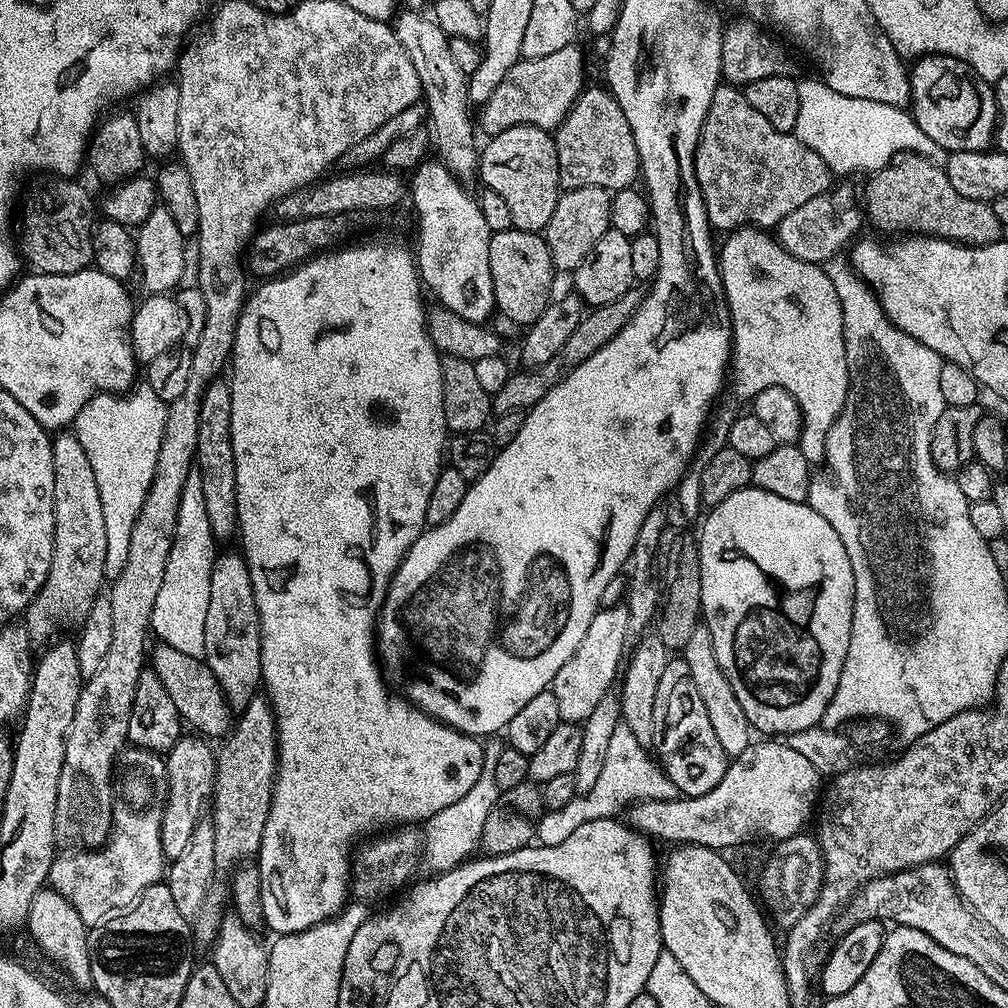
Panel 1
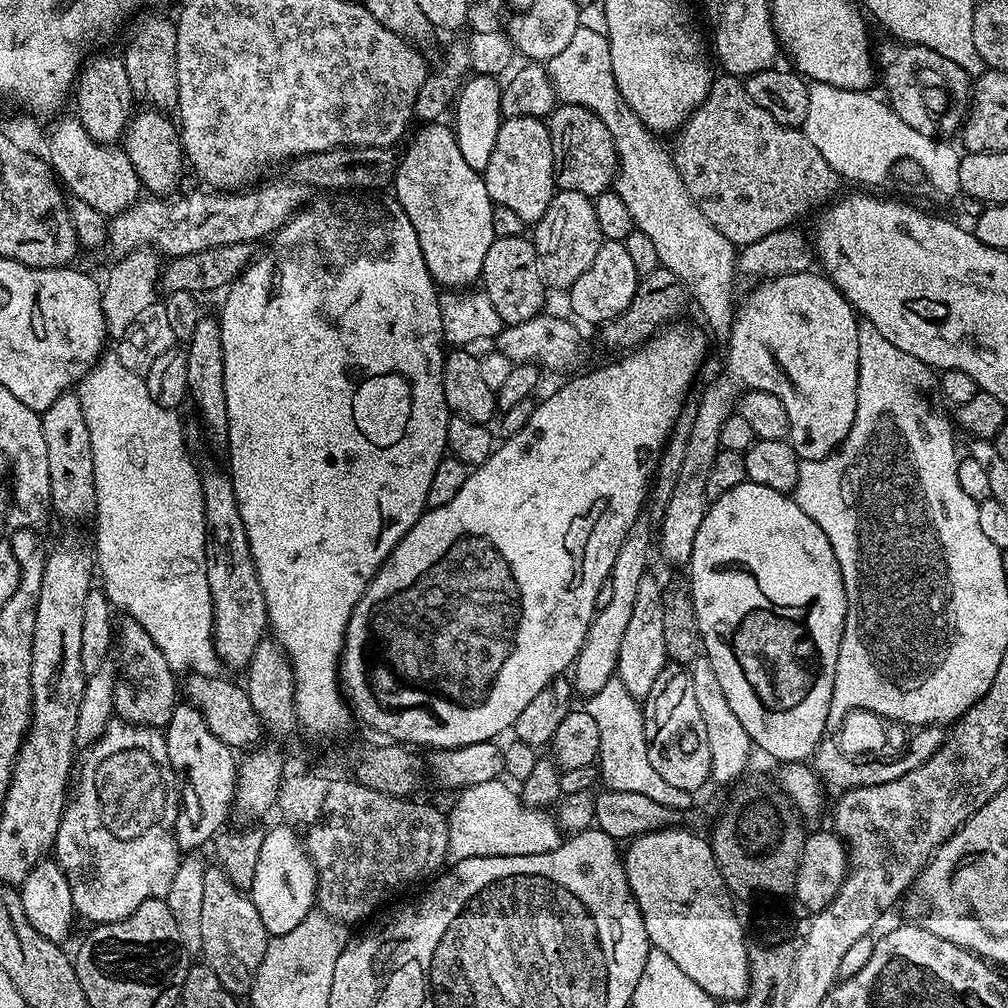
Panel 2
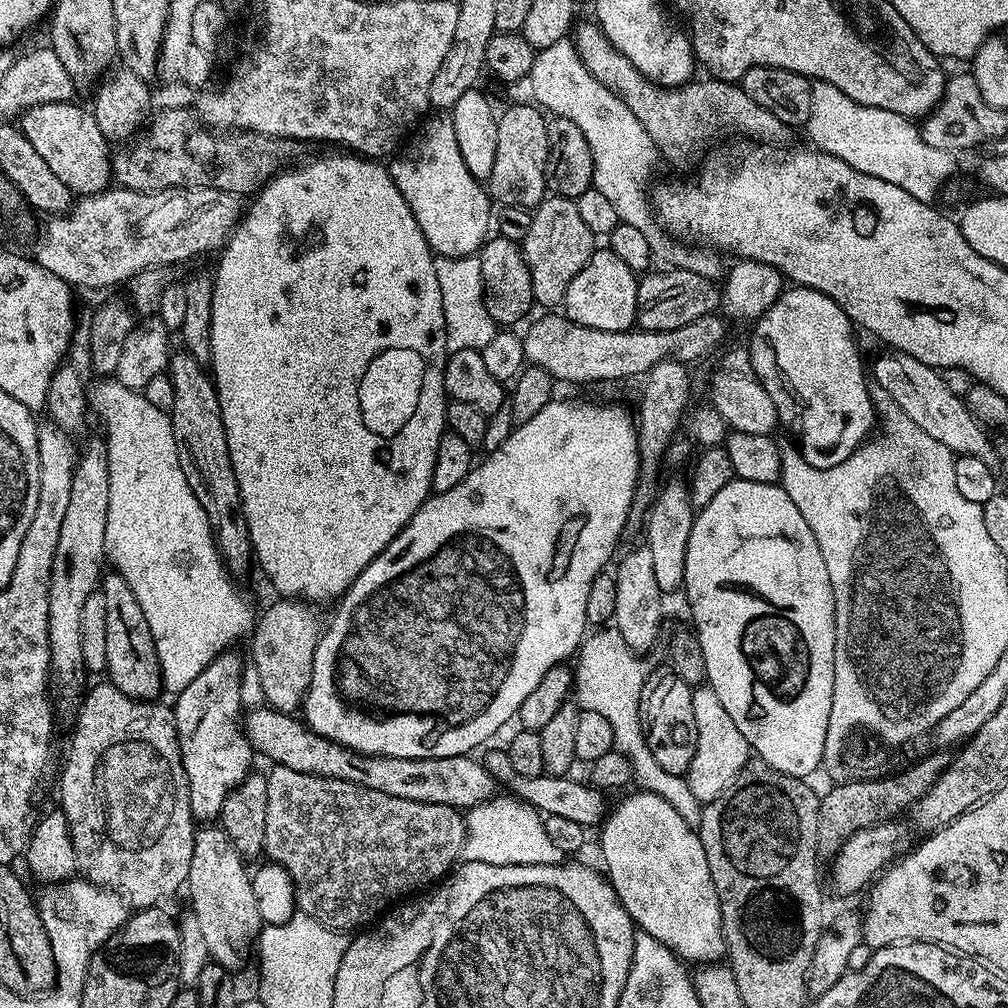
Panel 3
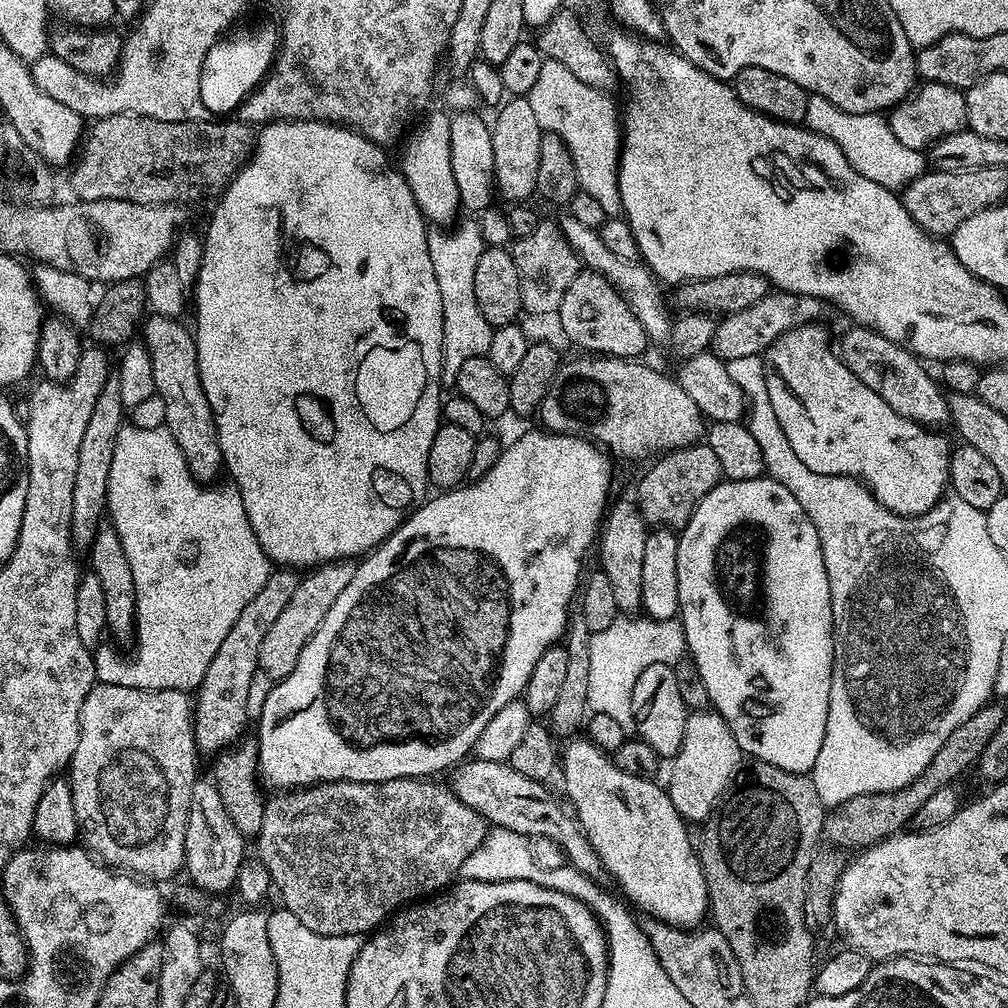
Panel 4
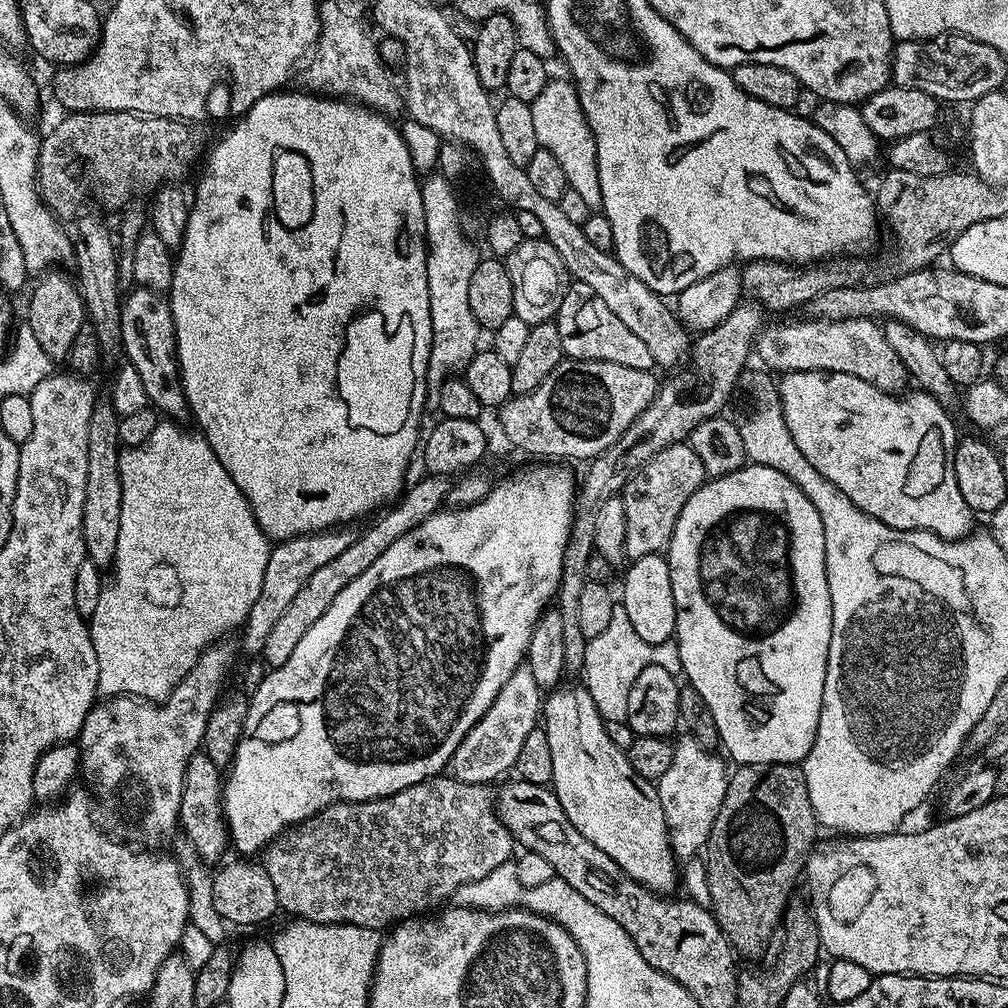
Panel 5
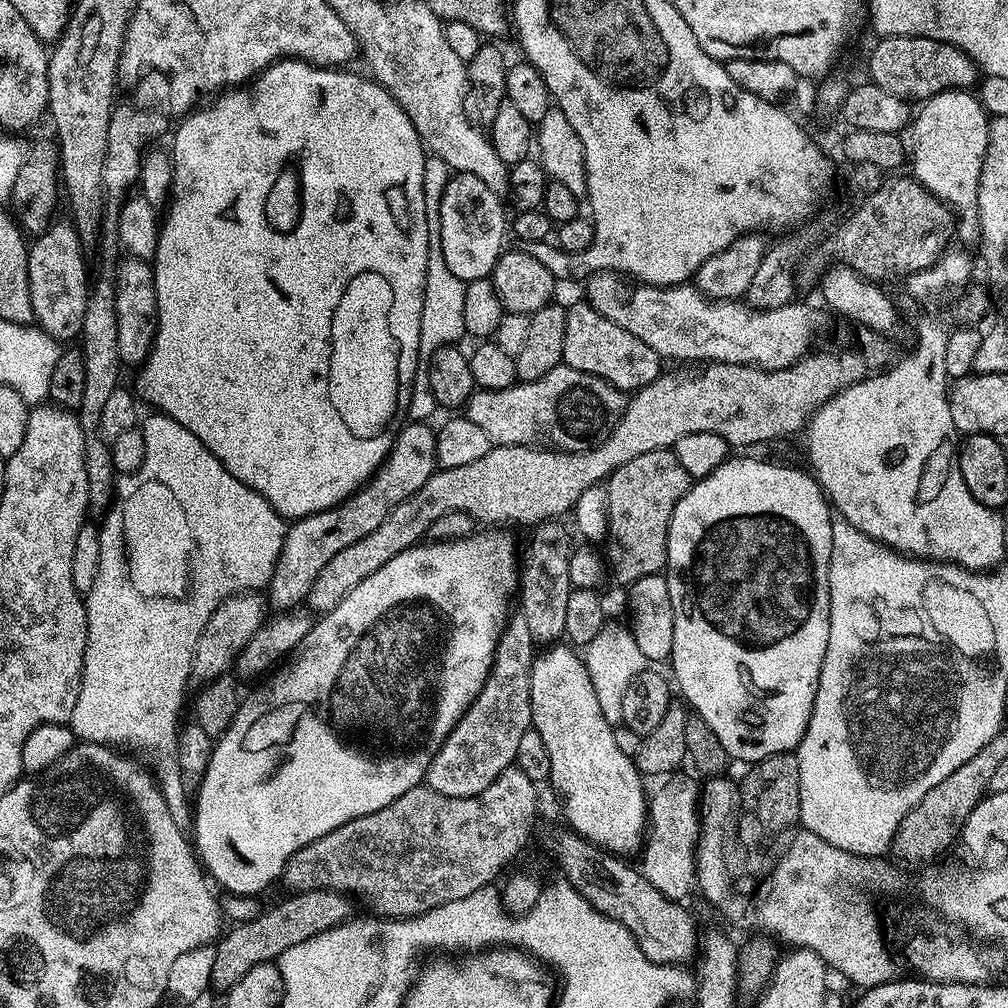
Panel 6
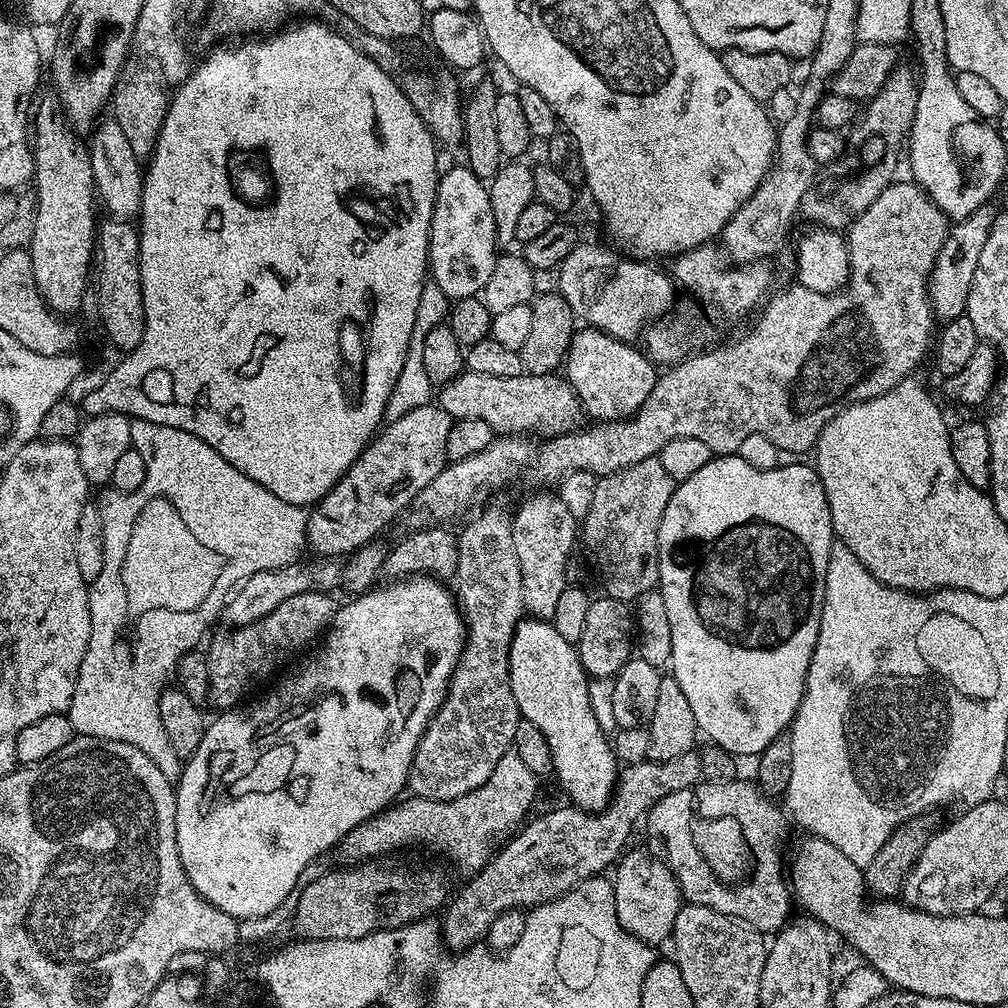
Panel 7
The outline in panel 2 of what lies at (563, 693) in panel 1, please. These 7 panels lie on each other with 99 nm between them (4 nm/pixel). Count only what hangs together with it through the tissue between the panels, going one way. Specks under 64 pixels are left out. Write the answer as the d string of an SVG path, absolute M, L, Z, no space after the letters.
M642 514L630 526L630 534L626 534L626 542L618 549L618 558L614 558L610 583L612 593L610 602L598 609L592 617L592 624L580 653L570 669L572 687L581 697L587 698L594 695L606 682L616 676L616 663L618 650L622 646L622 638L626 635L626 625L630 622L630 613L634 610L634 598L638 598L638 582L643 576L649 575L648 559L654 556L654 520L651 515Z

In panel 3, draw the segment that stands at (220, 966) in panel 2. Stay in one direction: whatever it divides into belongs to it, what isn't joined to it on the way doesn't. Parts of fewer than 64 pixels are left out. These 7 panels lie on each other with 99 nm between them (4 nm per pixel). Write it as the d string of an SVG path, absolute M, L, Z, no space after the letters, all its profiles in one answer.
M219 826L195 829L194 854L190 858L190 874L186 893L192 899L191 915L198 918L211 963L237 970L244 964L248 951L253 951L262 927L252 889L252 876L244 869L245 857L226 838Z

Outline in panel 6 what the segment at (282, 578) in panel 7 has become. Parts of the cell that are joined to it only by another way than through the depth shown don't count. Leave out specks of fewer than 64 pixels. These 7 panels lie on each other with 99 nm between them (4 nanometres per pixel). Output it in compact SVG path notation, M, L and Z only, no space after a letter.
M256 590L238 592L222 601L214 610L214 614L210 614L206 626L202 626L202 634L196 643L196 653L192 656L191 679L207 682L225 675L235 665L246 642L254 638L254 634L264 623L264 608L266 609L265 597Z

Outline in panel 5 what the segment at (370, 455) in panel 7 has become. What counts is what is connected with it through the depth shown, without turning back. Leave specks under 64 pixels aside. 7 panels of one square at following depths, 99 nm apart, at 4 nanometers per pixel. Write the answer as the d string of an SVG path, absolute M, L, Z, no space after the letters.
M340 526L335 530L308 532L304 536L279 541L269 551L266 574L262 577L262 590L258 590L258 599L254 602L254 606L250 606L250 614L244 620L242 631L239 633L243 655L245 652L248 656L259 657L263 653L266 638L271 633L272 627L278 622L278 618L282 618L282 613L286 610L286 606L290 606L290 601L296 597L298 590L306 586L310 574L315 574L321 566L326 566L326 562L338 558L338 554L342 554L342 550L346 550L346 546L350 546L350 542L356 540L357 533L351 532L352 530L351 527Z

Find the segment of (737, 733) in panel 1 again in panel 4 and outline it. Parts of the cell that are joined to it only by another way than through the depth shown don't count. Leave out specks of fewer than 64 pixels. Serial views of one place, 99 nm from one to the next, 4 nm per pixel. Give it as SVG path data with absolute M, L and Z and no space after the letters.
M715 710L689 712L682 746L671 757L672 773L666 791L674 810L685 822L703 822L711 816L717 804L735 781L742 768L742 753L730 726Z

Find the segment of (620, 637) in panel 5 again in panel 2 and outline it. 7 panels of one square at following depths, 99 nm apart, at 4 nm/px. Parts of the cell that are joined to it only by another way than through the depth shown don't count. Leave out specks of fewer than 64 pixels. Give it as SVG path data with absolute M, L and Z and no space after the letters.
M613 678L602 686L594 695L587 697L586 711L594 723L598 725L598 768L620 768L620 791L639 793L649 797L651 801L658 802L661 806L683 810L688 808L694 800L693 793L678 790L678 786L670 786L654 766L650 766L648 753L648 739L644 729L644 714L641 701L635 700L626 690L619 678Z

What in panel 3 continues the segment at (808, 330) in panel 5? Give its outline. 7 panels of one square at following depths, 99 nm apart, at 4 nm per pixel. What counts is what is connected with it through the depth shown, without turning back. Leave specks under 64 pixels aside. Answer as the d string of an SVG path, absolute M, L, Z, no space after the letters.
M884 350L884 353L870 364L870 376L875 387L888 395L914 422L914 426L922 426L934 442L942 442L956 456L973 456L982 458L982 462L995 465L998 457L993 440L987 434L985 425L978 423L970 414L965 397L953 394L946 386L943 375L937 369L918 362L918 358L906 352Z

